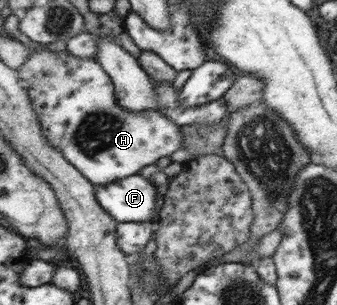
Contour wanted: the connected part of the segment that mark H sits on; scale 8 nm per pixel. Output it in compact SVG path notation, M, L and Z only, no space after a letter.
M30 39L23 41L28 48L29 58L17 69L18 80L27 83L27 93L31 97L33 111L41 123L41 129L47 135L47 141L63 153L82 176L95 186L107 186L138 174L149 164L155 164L159 158L173 154L183 148L183 129L155 110L129 112L117 104L114 84L96 59L79 58L73 54L58 54L55 51L37 49L38 43Z

